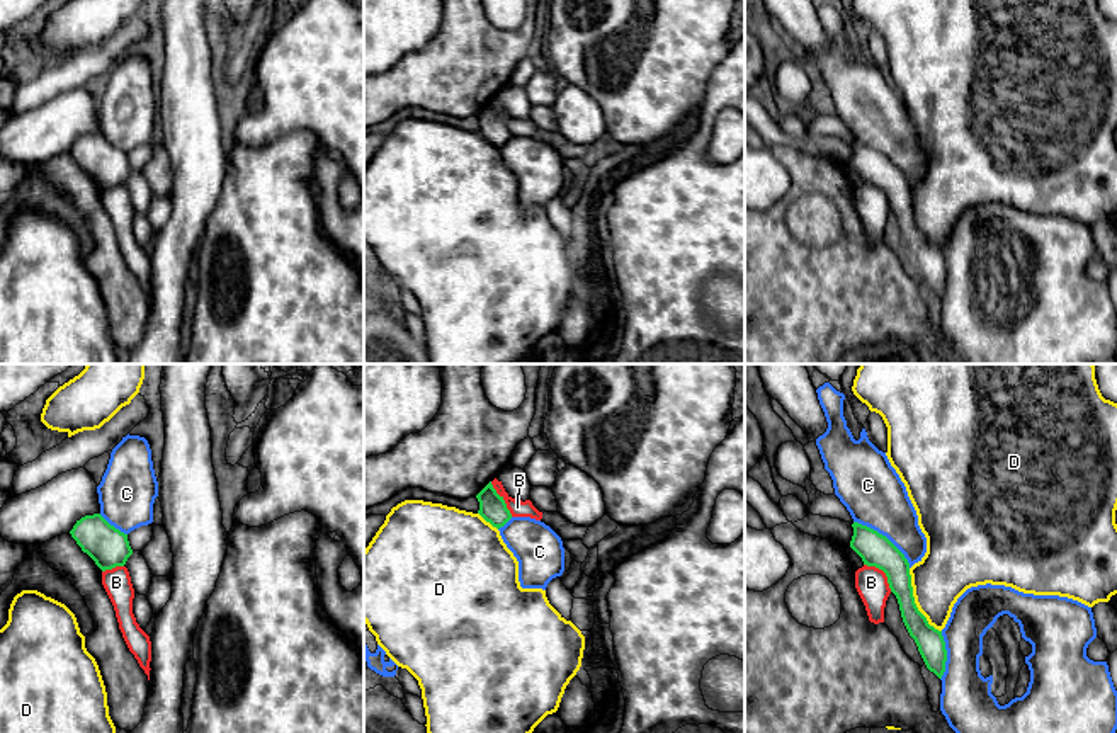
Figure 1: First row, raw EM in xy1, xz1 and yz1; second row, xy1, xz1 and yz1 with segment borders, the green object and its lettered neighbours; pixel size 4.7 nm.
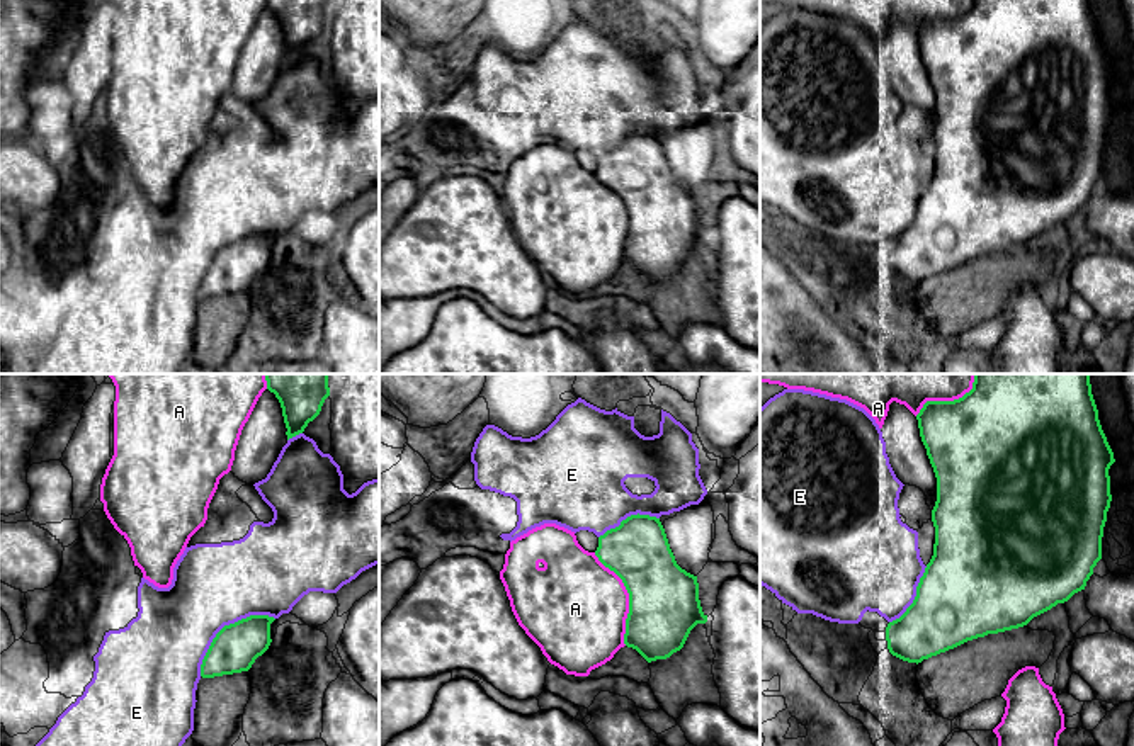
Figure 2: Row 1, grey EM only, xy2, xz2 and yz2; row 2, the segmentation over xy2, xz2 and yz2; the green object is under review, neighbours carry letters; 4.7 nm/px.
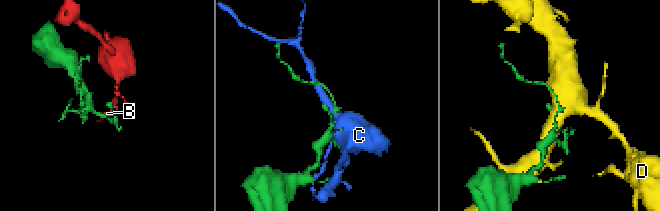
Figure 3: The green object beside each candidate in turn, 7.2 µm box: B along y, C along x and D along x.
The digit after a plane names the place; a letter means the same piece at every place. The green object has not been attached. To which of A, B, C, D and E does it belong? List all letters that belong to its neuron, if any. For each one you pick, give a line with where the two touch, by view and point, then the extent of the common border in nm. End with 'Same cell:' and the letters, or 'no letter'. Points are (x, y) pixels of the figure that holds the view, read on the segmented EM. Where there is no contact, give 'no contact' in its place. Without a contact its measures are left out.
Same cell: no letter

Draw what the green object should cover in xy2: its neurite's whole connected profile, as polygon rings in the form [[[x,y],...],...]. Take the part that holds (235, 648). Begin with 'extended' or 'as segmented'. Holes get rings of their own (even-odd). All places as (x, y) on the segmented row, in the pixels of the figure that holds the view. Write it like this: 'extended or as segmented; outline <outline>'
as segmented; outline [[[250,615],[224,625],[202,659],[201,676],[214,678],[248,671],[255,659],[269,649],[274,620],[269,615]]]

